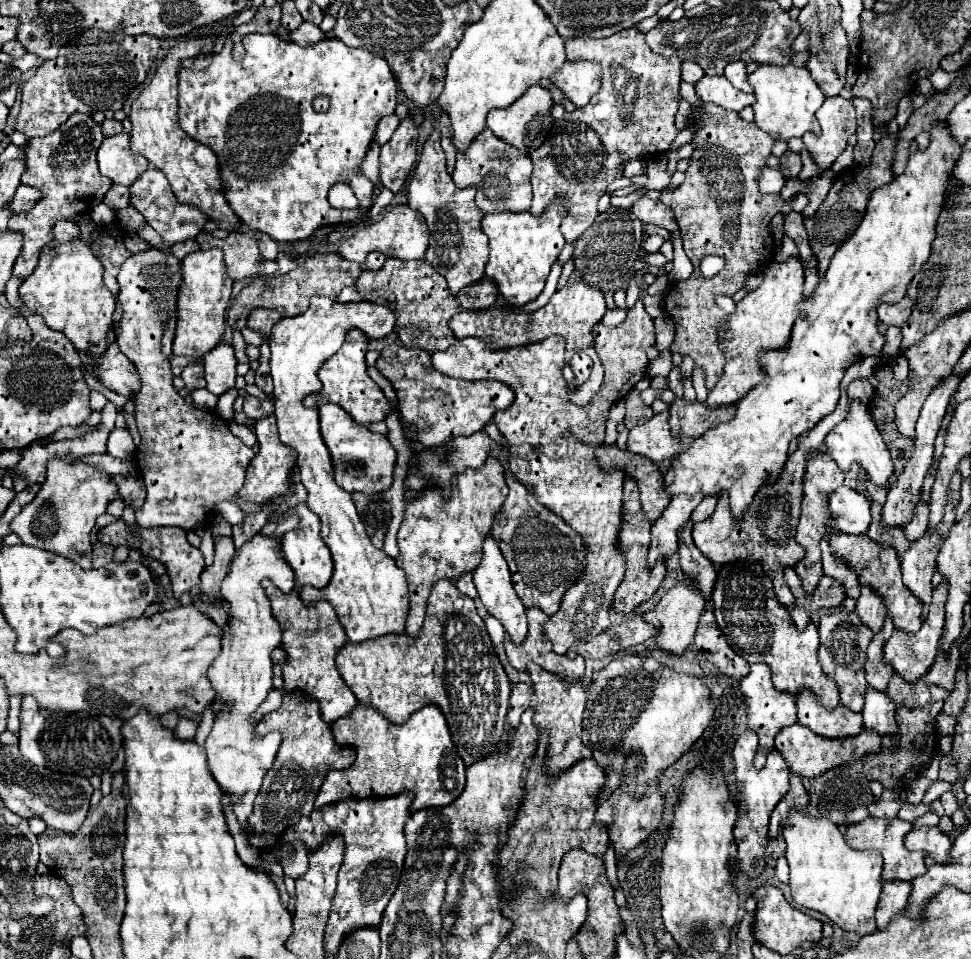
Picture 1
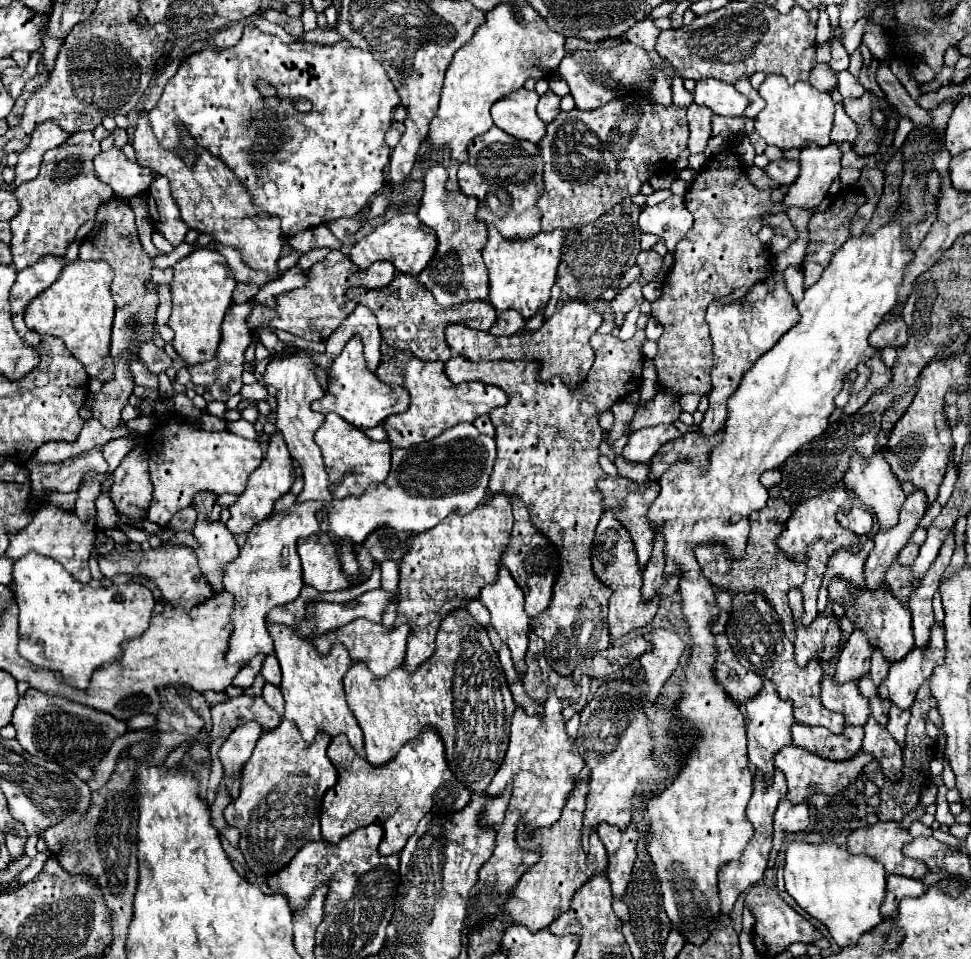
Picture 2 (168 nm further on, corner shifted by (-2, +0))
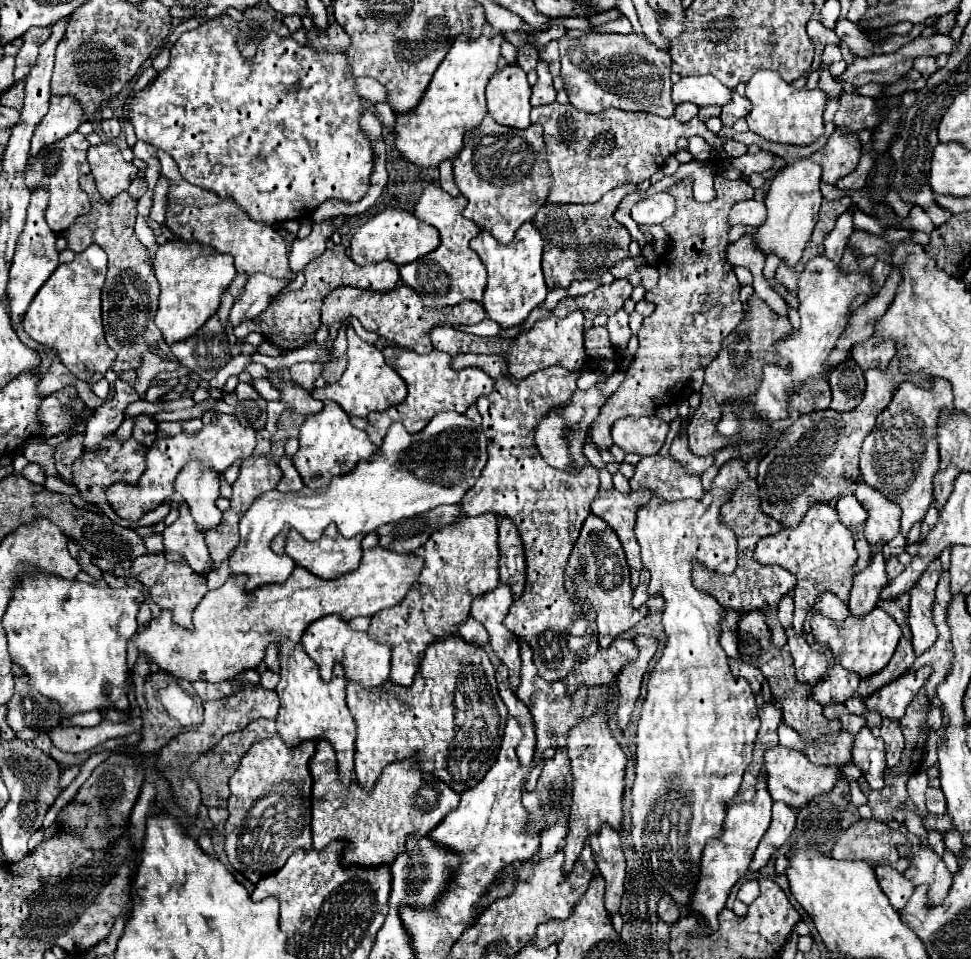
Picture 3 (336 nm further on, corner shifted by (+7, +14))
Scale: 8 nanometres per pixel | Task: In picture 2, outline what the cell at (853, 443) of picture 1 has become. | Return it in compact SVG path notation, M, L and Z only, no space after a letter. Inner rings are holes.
M875 450L873 456L869 456L869 458L863 458L859 452L853 452L849 468L843 476L843 482L857 494L857 498L863 502L863 506L873 510L881 528L891 528L891 526L897 524L899 504L903 504L905 492L901 490L901 484L899 484L897 476L891 472L891 466L887 464L883 452Z

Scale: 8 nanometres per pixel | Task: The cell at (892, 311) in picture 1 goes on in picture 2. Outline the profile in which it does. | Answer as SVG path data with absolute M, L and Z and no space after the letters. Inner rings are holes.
M889 314L873 332L871 332L871 344L875 348L885 348L885 346L903 346L907 342L907 324L903 322L901 314Z

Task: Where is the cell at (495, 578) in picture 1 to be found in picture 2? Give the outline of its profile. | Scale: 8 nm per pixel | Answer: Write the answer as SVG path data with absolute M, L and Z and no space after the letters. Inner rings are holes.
M499 566L497 580L491 582L491 584L487 584L487 586L483 586L479 596L481 596L481 602L485 604L485 608L491 612L491 624L493 624L493 628L499 632L501 640L509 646L517 672L523 672L523 668L525 668L525 660L523 658L525 658L525 652L527 652L529 622L531 622L525 616L525 610L523 610L523 592L519 592L519 586L515 584L515 580L511 580L511 574L507 572L507 568Z

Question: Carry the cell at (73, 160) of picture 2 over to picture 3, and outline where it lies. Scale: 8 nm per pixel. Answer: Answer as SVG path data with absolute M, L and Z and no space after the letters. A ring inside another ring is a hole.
M74 132L46 148L42 148L36 156L32 156L28 160L26 166L26 186L30 190L38 188L38 186L48 186L50 192L50 204L46 210L46 218L48 218L48 226L58 234L62 230L66 230L66 226L70 226L78 216L84 216L90 212L90 200L84 194L84 190L78 184L80 174L84 174L84 162L86 160L86 152L88 152L88 142L82 134Z

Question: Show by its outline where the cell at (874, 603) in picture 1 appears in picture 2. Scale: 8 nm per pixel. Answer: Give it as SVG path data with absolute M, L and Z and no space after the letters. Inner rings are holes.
M857 626L853 630L853 634L849 636L845 648L839 654L835 680L839 680L839 684L843 684L843 680L859 680L861 676L865 676L871 666L873 650L875 650L875 646L869 642L867 632Z

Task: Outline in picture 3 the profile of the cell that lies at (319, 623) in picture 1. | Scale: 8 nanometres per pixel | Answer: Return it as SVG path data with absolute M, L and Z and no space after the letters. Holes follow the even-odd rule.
M282 642L278 644L282 650L280 656L280 684L276 688L280 696L280 712L276 716L276 732L284 740L286 746L294 748L306 740L328 740L336 750L338 762L338 778L344 786L352 784L354 770L354 740L356 740L356 724L346 706L346 678L342 674L342 666L334 666L332 682L322 682L318 674L316 662L304 652L302 644Z

